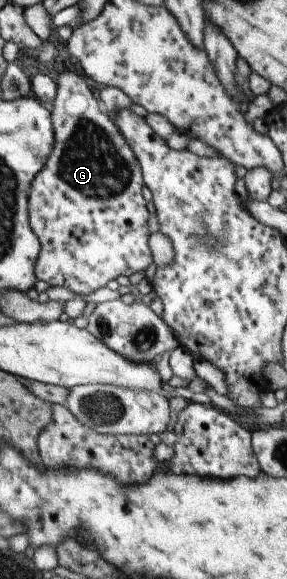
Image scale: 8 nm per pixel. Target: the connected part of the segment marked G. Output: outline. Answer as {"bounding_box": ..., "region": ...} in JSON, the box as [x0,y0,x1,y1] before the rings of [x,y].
{"bounding_box":[27,70,152,295],"region":[[[63,70],[56,79],[56,96],[50,110],[54,142],[43,167],[28,189],[27,213],[31,231],[40,243],[34,265],[36,278],[49,286],[65,287],[87,295],[119,275],[145,271],[152,263],[148,248],[146,202],[141,196],[141,170],[131,148],[106,113],[99,109],[86,81],[73,71]]]}

